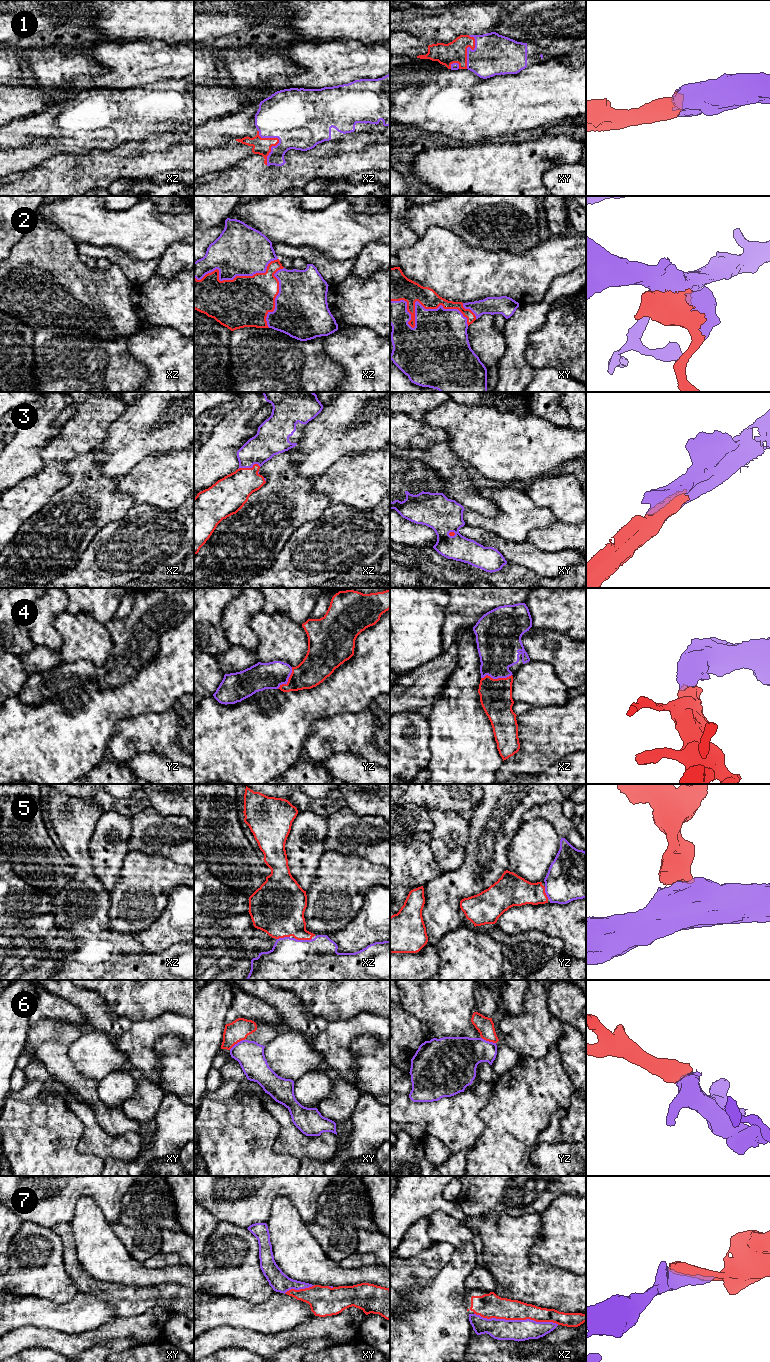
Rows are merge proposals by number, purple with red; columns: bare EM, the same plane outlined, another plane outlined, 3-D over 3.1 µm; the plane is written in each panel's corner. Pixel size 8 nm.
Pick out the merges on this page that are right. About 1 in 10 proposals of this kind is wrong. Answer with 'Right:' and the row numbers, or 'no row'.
Right: 1, 2, 3, 4, 5, 6, 7

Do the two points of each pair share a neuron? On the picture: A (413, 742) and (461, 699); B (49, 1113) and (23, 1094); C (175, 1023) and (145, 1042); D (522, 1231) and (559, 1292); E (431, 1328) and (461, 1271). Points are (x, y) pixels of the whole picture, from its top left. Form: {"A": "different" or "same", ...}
{"A": "different", "B": "different", "C": "same", "D": "same", "E": "same"}

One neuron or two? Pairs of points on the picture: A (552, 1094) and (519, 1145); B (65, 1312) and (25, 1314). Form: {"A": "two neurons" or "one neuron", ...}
{"A": "one neuron", "B": "one neuron"}

